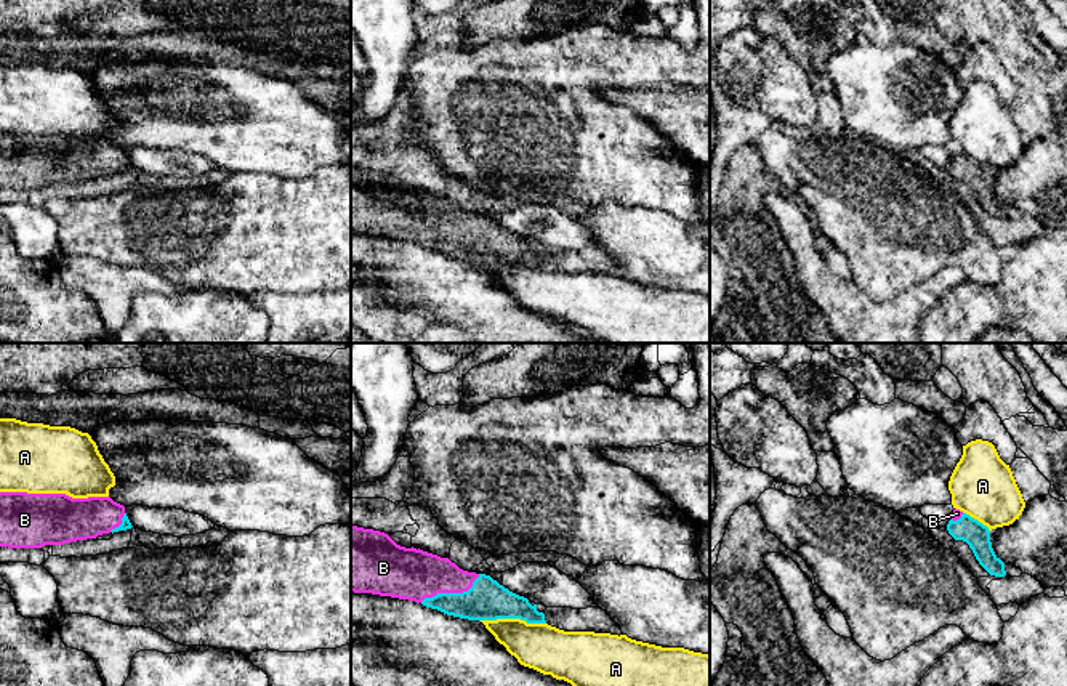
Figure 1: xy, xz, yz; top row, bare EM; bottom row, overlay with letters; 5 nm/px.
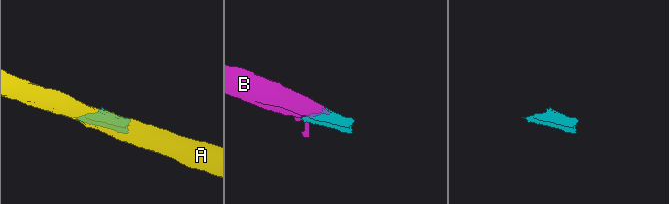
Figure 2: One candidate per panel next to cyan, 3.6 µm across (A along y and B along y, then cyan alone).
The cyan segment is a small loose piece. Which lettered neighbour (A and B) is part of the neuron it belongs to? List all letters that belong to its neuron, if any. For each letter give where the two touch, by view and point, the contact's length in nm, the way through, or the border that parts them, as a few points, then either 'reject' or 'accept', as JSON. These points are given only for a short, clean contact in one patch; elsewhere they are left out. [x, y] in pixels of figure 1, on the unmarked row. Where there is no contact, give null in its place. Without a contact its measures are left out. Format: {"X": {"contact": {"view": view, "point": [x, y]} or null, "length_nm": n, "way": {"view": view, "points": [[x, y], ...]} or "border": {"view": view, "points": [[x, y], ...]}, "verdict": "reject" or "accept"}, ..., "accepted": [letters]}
{"A": {"contact": {"view": "xz", "point": [513, 258]}, "length_nm": 340, "verdict": "reject"}, "B": {"contact": {"view": "xz", "point": [450, 234]}, "length_nm": 340, "verdict": "accept"}, "accepted": ["B"]}

